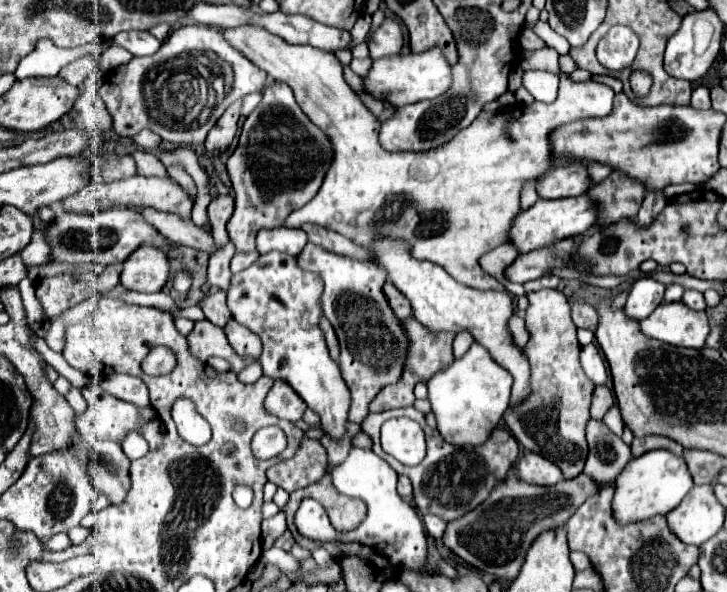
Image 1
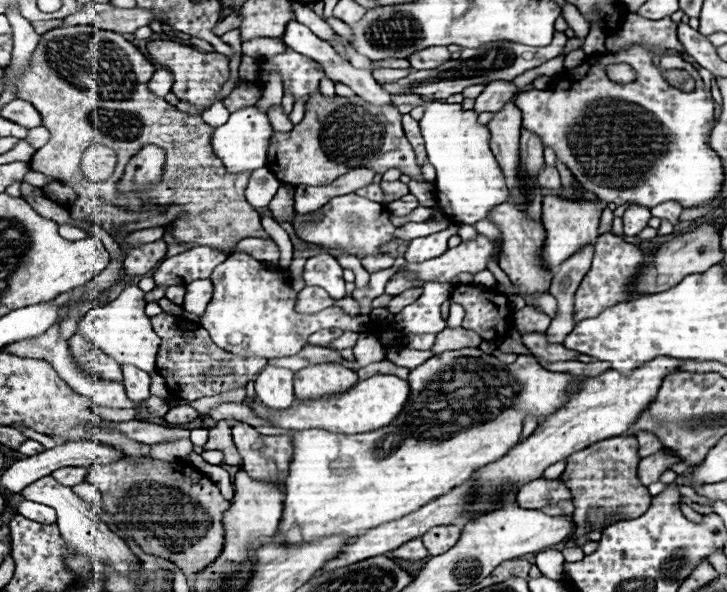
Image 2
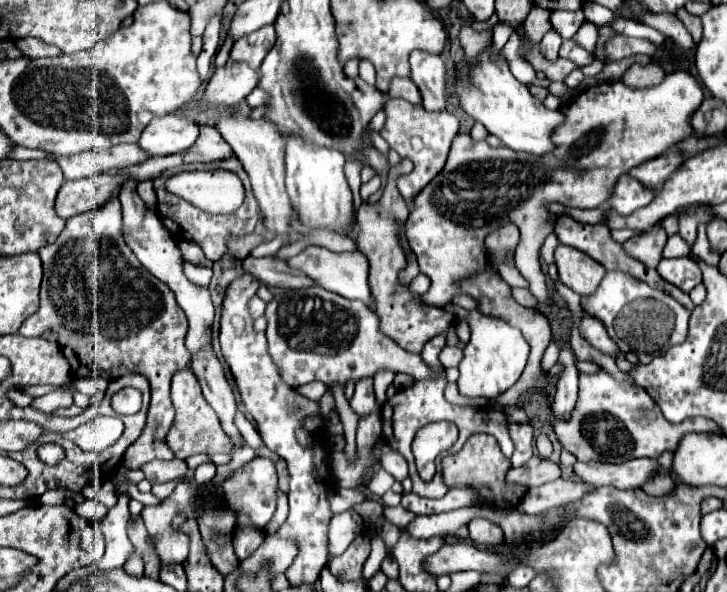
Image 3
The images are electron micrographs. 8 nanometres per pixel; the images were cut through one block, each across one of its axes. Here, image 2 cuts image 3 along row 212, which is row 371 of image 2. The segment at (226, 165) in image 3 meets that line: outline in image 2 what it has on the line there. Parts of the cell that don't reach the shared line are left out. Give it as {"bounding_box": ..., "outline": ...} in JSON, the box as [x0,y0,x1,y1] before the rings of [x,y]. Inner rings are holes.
{"bounding_box":[150,312,268,402],"outline":[[[160,312],[160,314],[152,316],[150,322],[152,322],[154,332],[162,340],[160,350],[158,350],[158,358],[156,358],[156,370],[166,380],[172,394],[184,402],[194,402],[198,398],[228,392],[232,388],[244,388],[268,364],[268,360],[264,360],[264,358],[242,358],[242,356],[232,356],[230,352],[224,352],[222,348],[218,348],[210,340],[208,332],[202,326],[198,328],[196,324],[192,324],[186,318]],[[214,366],[228,366],[232,372],[228,376],[210,378],[206,372]]]}

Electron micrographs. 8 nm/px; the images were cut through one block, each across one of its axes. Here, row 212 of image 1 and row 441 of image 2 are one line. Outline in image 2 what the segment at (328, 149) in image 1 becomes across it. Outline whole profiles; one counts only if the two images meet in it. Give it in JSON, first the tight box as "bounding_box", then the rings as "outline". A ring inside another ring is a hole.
{"bounding_box":[232,422,292,482],"outline":[[[236,422],[232,426],[234,444],[242,456],[242,468],[256,480],[284,482],[292,458],[288,436],[262,436],[252,426]]]}

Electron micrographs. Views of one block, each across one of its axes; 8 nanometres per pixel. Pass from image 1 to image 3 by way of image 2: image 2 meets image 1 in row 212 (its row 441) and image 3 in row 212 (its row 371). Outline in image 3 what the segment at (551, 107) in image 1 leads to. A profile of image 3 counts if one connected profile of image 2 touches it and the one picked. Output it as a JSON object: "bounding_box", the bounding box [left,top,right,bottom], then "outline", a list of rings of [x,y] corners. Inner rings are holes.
{"bounding_box":[406,70,704,304],"outline":[[[672,70],[664,76],[660,84],[650,88],[630,88],[622,80],[596,84],[580,94],[580,102],[576,100],[562,108],[566,124],[556,130],[556,136],[552,136],[552,140],[556,140],[558,150],[552,152],[552,156],[540,158],[524,156],[504,146],[492,148],[486,142],[474,142],[468,134],[458,134],[452,142],[444,170],[440,172],[440,176],[436,176],[436,180],[432,180],[432,184],[428,184],[428,188],[424,188],[424,192],[420,192],[420,196],[416,196],[416,200],[412,202],[414,210],[406,220],[406,236],[412,252],[418,258],[420,272],[432,280],[430,290],[420,298],[422,304],[448,304],[450,298],[458,294],[456,282],[482,268],[484,236],[498,226],[498,220],[514,222],[520,228],[516,266],[520,274],[528,280],[530,292],[536,296],[536,300],[540,304],[546,304],[546,274],[542,272],[538,250],[544,244],[544,238],[552,232],[552,224],[548,224],[548,220],[556,220],[556,216],[546,210],[546,204],[560,202],[570,208],[602,206],[602,202],[608,200],[608,188],[616,184],[618,176],[630,172],[630,168],[634,166],[654,160],[656,156],[664,154],[668,148],[676,146],[694,132],[690,126],[690,116],[698,110],[702,100],[704,92],[700,84],[686,70]]]}

